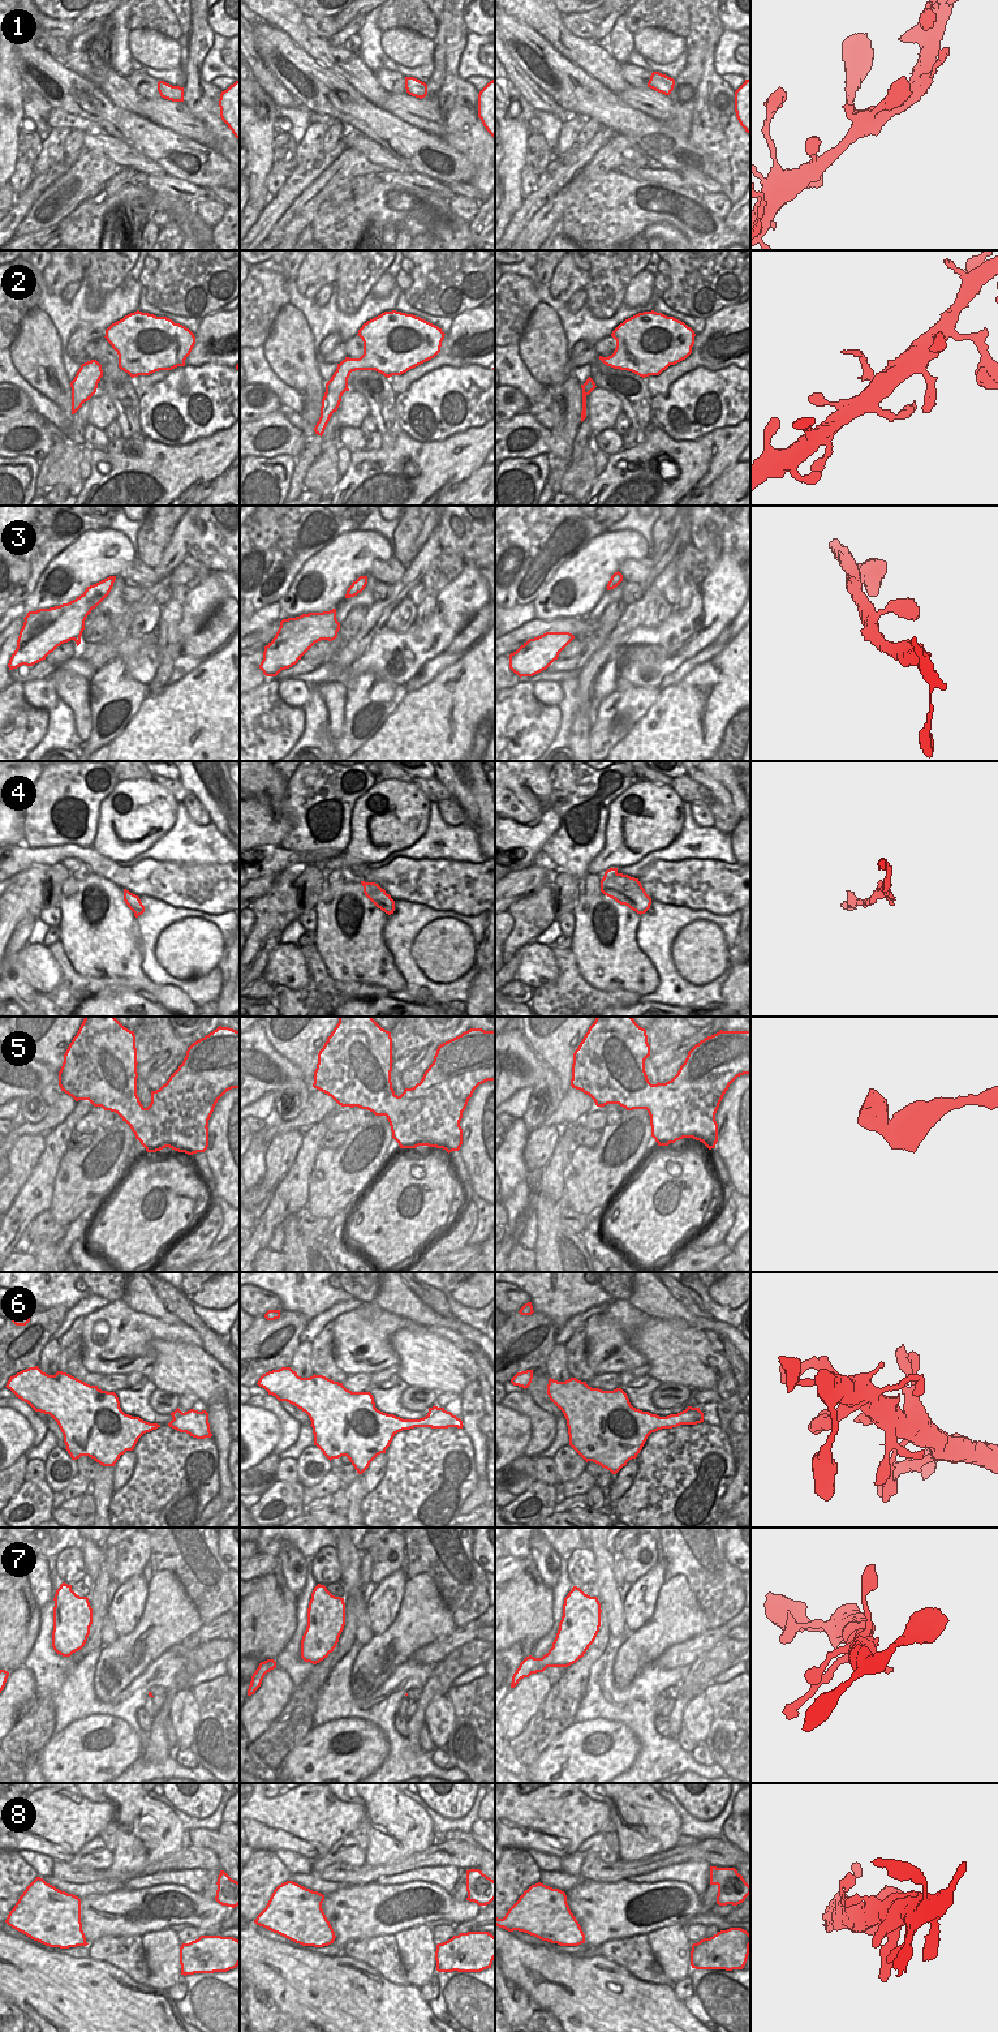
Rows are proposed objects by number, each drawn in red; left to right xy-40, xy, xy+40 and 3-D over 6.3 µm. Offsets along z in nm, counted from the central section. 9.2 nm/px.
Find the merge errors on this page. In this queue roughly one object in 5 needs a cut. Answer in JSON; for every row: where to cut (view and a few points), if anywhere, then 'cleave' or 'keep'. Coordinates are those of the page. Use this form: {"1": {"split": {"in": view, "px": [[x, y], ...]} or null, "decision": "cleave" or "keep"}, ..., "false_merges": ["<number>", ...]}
{"1": {"split": null, "decision": "keep"}, "2": {"split": null, "decision": "keep"}, "3": {"split": null, "decision": "keep"}, "4": {"split": null, "decision": "keep"}, "5": {"split": null, "decision": "keep"}, "6": {"split": null, "decision": "keep"}, "7": {"split": null, "decision": "keep"}, "8": {"split": null, "decision": "keep"}, "false_merges": []}

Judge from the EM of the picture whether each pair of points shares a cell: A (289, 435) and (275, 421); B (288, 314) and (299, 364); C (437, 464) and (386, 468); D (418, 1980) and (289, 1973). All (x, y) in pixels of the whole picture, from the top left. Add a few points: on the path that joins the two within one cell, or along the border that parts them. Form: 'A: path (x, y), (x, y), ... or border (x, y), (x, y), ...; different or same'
A: path (285, 432), (279, 425); same
B: path (289, 326), (289, 352); same
C: path (424, 455), (399, 456); same
D: border (409, 1984), (418, 1989); different

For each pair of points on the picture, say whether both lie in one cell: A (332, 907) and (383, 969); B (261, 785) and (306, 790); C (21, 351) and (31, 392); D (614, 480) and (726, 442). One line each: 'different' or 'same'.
A: same
B: different
C: different
D: same

